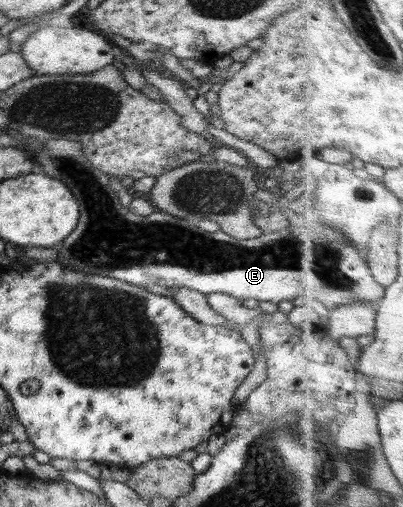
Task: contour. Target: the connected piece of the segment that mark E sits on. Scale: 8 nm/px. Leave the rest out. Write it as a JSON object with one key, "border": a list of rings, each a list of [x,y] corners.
{"border":[[[26,136],[25,141],[27,144],[23,145],[23,148],[29,157],[32,158],[33,163],[35,163],[34,172],[47,175],[52,179],[58,179],[70,191],[72,195],[76,198],[76,201],[79,205],[79,219],[78,227],[72,231],[62,243],[64,247],[58,247],[58,261],[74,271],[82,271],[82,273],[90,273],[90,275],[108,275],[108,277],[114,277],[114,279],[122,279],[122,281],[128,281],[132,285],[138,285],[138,287],[166,287],[166,289],[192,289],[192,291],[198,291],[207,297],[211,294],[225,294],[231,297],[234,297],[240,301],[245,299],[256,299],[258,302],[270,301],[272,303],[280,303],[280,301],[290,301],[293,303],[316,303],[324,311],[331,311],[333,309],[338,309],[338,307],[344,307],[344,305],[356,305],[356,303],[366,303],[366,305],[377,306],[380,302],[384,302],[387,295],[387,288],[378,283],[378,281],[373,276],[373,271],[371,270],[368,257],[364,257],[363,253],[360,253],[360,250],[357,247],[354,247],[350,243],[350,239],[336,231],[333,227],[326,225],[325,223],[320,223],[319,221],[297,221],[287,219],[285,225],[280,230],[273,230],[272,232],[262,233],[260,236],[255,237],[254,239],[234,239],[231,235],[224,233],[221,229],[209,233],[198,227],[191,218],[189,219],[180,219],[179,217],[174,217],[173,215],[160,212],[154,212],[146,217],[140,217],[139,215],[134,215],[128,208],[122,207],[121,202],[119,201],[119,195],[116,193],[112,186],[110,185],[109,175],[98,171],[91,163],[88,161],[88,158],[84,155],[83,145],[76,140],[69,139],[49,139],[48,141],[41,142],[39,139],[33,138],[32,136]]]}

